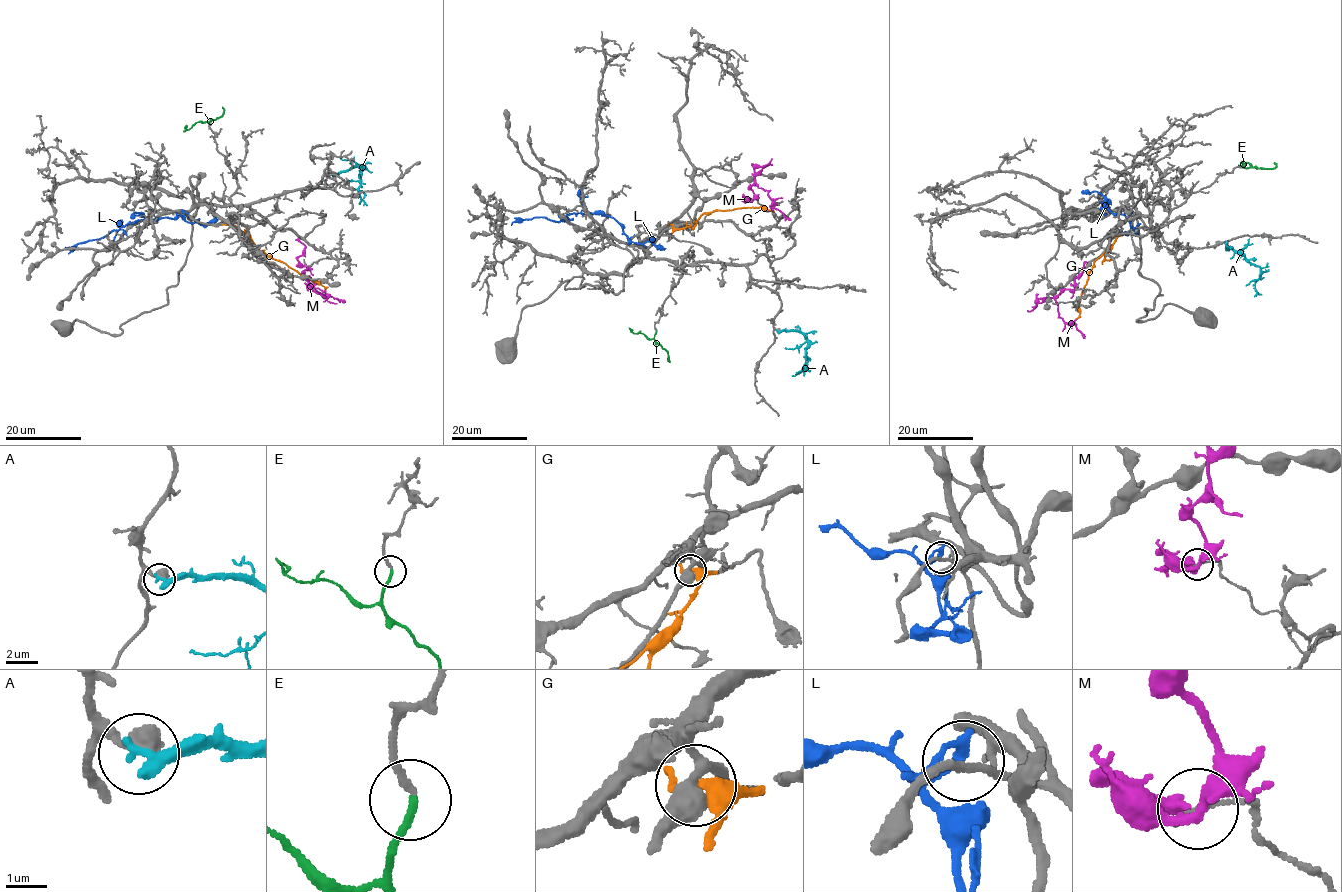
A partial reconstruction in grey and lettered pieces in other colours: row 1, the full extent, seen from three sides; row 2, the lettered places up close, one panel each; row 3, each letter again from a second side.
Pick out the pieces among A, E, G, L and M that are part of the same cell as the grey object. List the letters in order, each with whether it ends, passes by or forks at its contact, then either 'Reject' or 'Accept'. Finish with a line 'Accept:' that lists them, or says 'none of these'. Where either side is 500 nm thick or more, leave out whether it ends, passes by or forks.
A: Reject
E: It ends there. Accept
G: It forks there. Reject
L: It passes by. Reject
M: It passes by. Reject
Accept: E

